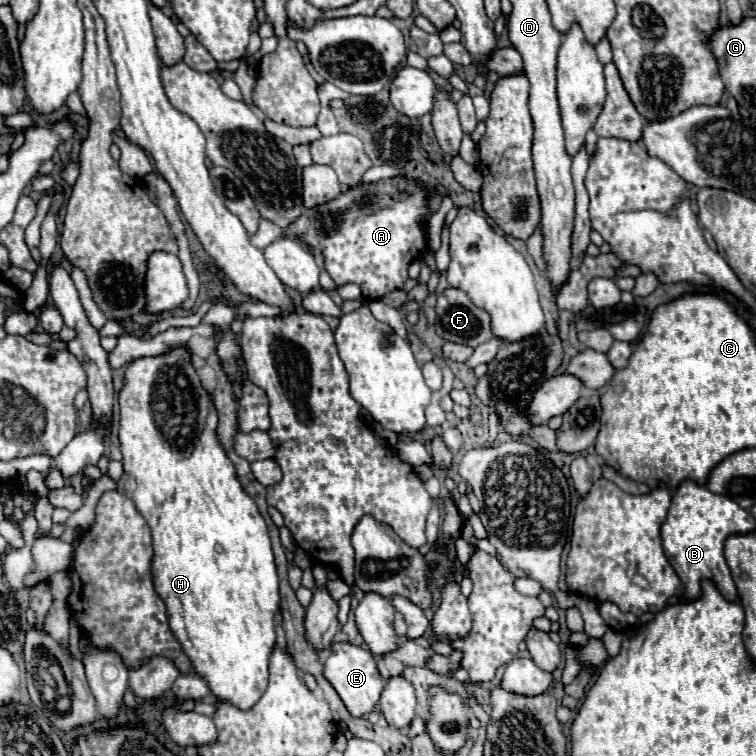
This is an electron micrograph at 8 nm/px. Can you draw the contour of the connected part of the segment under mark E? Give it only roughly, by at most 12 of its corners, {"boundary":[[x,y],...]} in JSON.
{"boundary":[[333,644],[323,674],[351,716],[367,716],[385,682],[373,654]]}

